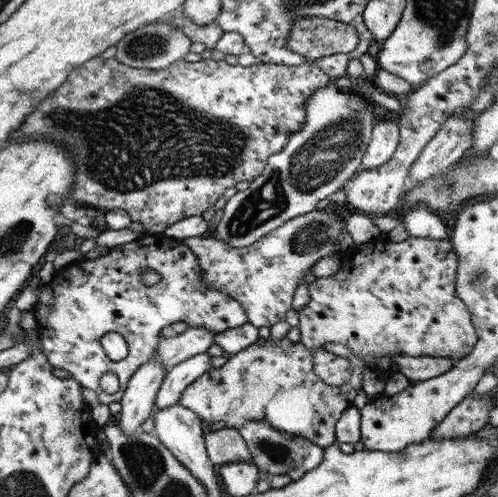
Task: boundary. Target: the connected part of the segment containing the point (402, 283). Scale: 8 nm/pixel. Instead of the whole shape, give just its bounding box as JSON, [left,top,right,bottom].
[297,236,477,386]

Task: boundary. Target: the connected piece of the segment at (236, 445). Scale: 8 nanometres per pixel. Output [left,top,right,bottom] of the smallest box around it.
[203,427,251,465]

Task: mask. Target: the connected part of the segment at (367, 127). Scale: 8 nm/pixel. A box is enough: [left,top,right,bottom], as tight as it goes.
[212,80,376,248]

